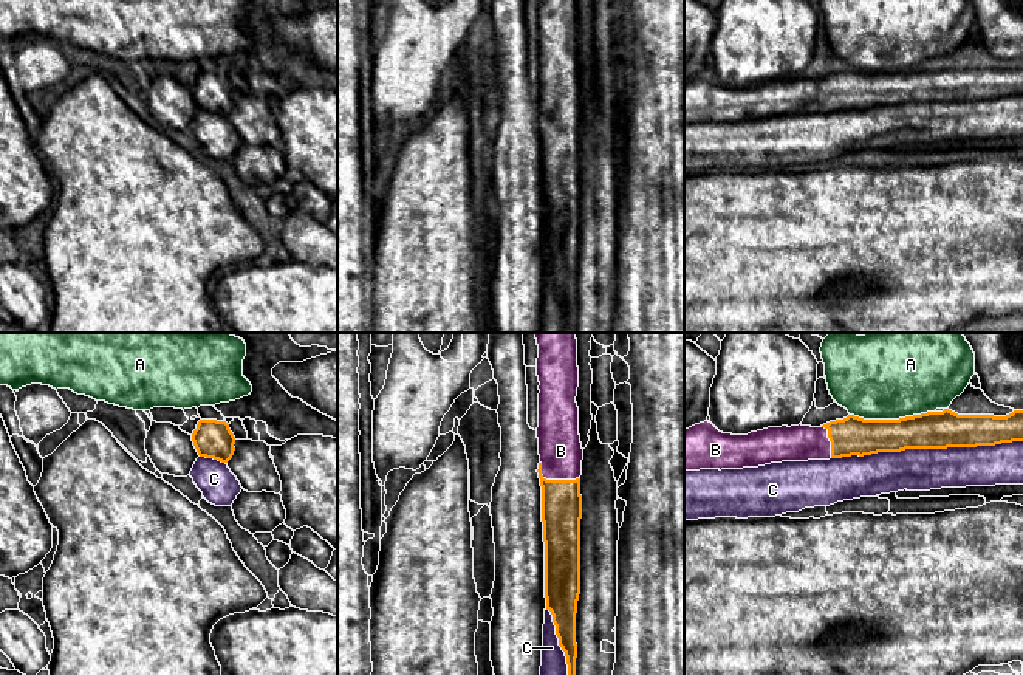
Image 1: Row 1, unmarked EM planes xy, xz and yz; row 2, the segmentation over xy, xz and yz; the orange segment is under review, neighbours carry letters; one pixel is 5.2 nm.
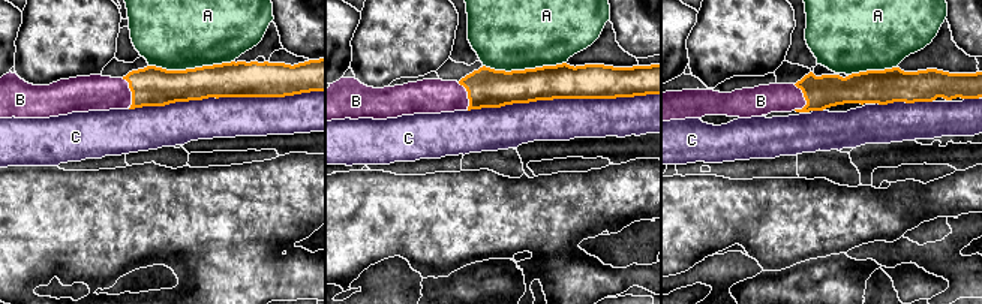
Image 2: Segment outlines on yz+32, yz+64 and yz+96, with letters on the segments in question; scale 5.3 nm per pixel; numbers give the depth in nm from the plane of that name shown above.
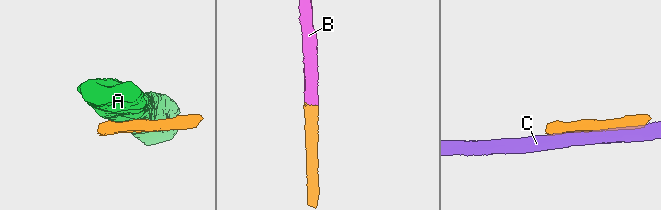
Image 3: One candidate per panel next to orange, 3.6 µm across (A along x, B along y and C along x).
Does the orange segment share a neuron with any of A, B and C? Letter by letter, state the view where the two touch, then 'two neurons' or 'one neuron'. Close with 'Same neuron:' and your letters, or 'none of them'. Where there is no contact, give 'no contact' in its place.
A: yz | two neurons
B: xz | one neuron
C: yz | two neurons
Same neuron: B

